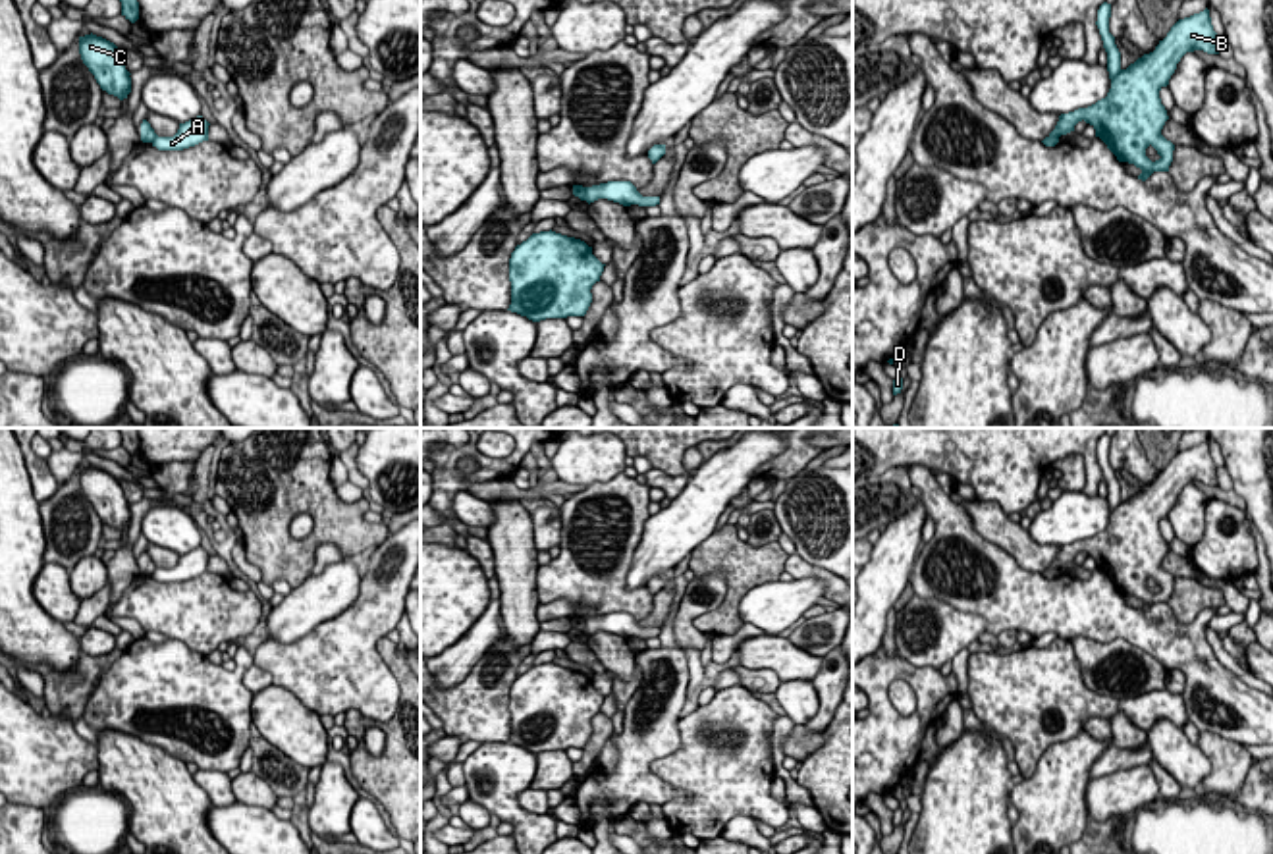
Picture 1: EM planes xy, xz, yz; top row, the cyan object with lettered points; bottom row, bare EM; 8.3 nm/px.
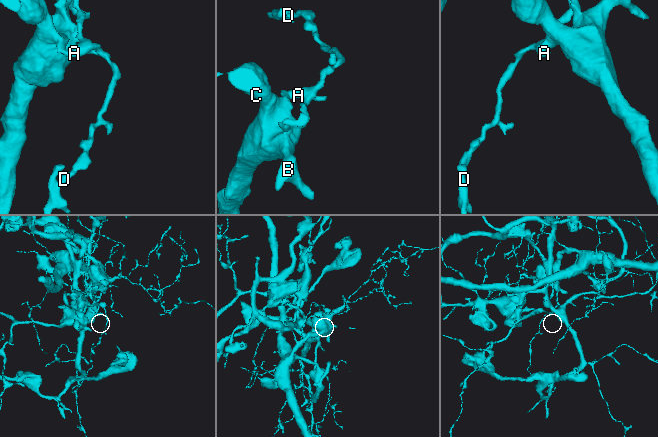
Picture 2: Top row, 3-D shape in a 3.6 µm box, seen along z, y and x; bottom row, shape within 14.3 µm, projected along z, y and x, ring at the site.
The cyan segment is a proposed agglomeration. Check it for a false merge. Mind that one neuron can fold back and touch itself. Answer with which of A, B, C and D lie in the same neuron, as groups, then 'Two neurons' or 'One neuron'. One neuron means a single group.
Groups: A D / B C. Two neurons

